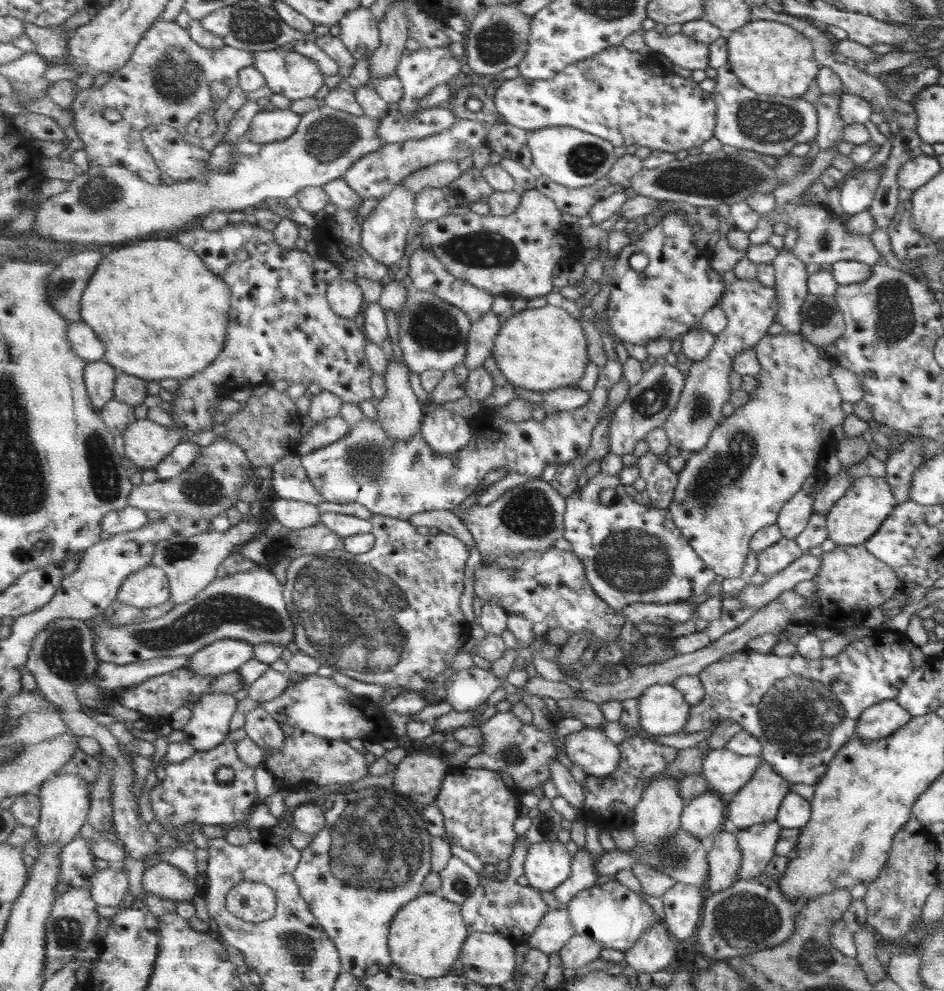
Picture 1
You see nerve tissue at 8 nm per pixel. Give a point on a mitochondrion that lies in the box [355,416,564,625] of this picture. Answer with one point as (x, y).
(530, 514)

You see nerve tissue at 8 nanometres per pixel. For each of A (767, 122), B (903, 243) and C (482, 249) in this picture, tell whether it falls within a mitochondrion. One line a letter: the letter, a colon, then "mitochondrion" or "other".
A: mitochondrion
B: other
C: mitochondrion

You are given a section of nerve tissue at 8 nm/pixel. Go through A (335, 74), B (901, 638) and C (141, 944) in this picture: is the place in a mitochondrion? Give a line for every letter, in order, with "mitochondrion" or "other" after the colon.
A: other
B: other
C: other

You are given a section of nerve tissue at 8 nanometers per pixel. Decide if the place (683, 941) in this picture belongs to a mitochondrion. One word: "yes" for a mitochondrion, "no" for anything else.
no

